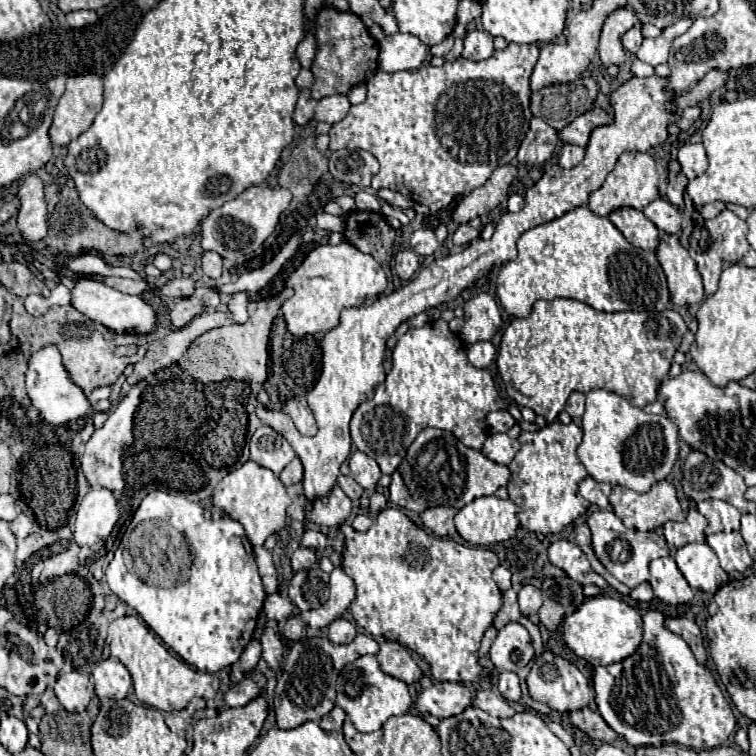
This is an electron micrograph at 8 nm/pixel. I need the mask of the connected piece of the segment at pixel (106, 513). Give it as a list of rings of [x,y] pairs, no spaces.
[[[91,487],[91,491],[83,497],[77,519],[73,539],[79,547],[95,545],[99,539],[109,537],[113,525],[119,519],[119,509],[113,493],[103,487]]]

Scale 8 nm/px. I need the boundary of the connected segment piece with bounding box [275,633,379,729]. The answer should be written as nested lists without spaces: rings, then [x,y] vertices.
[[[359,633],[351,643],[335,645],[327,637],[305,637],[293,643],[287,661],[277,677],[275,689],[275,717],[279,729],[295,729],[305,721],[319,721],[335,707],[335,679],[345,663],[359,659],[361,655],[375,655],[379,645],[373,637]]]

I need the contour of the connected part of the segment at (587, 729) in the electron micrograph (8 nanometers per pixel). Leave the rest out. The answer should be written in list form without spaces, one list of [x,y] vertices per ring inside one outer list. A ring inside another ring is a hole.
[[[589,707],[579,709],[579,711],[571,711],[569,713],[569,721],[581,729],[585,735],[589,735],[591,739],[597,741],[615,741],[619,735],[603,721],[603,717],[599,715],[599,711],[593,711]]]

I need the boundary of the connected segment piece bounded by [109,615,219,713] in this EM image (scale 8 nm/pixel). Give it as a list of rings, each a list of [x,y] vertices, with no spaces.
[[[125,615],[115,619],[111,625],[111,655],[117,657],[133,677],[135,695],[141,703],[175,713],[185,709],[193,697],[211,699],[219,691],[219,679],[211,673],[199,673],[189,667],[185,661],[175,657],[161,641],[157,641],[155,633],[147,627],[147,623],[139,615]]]

